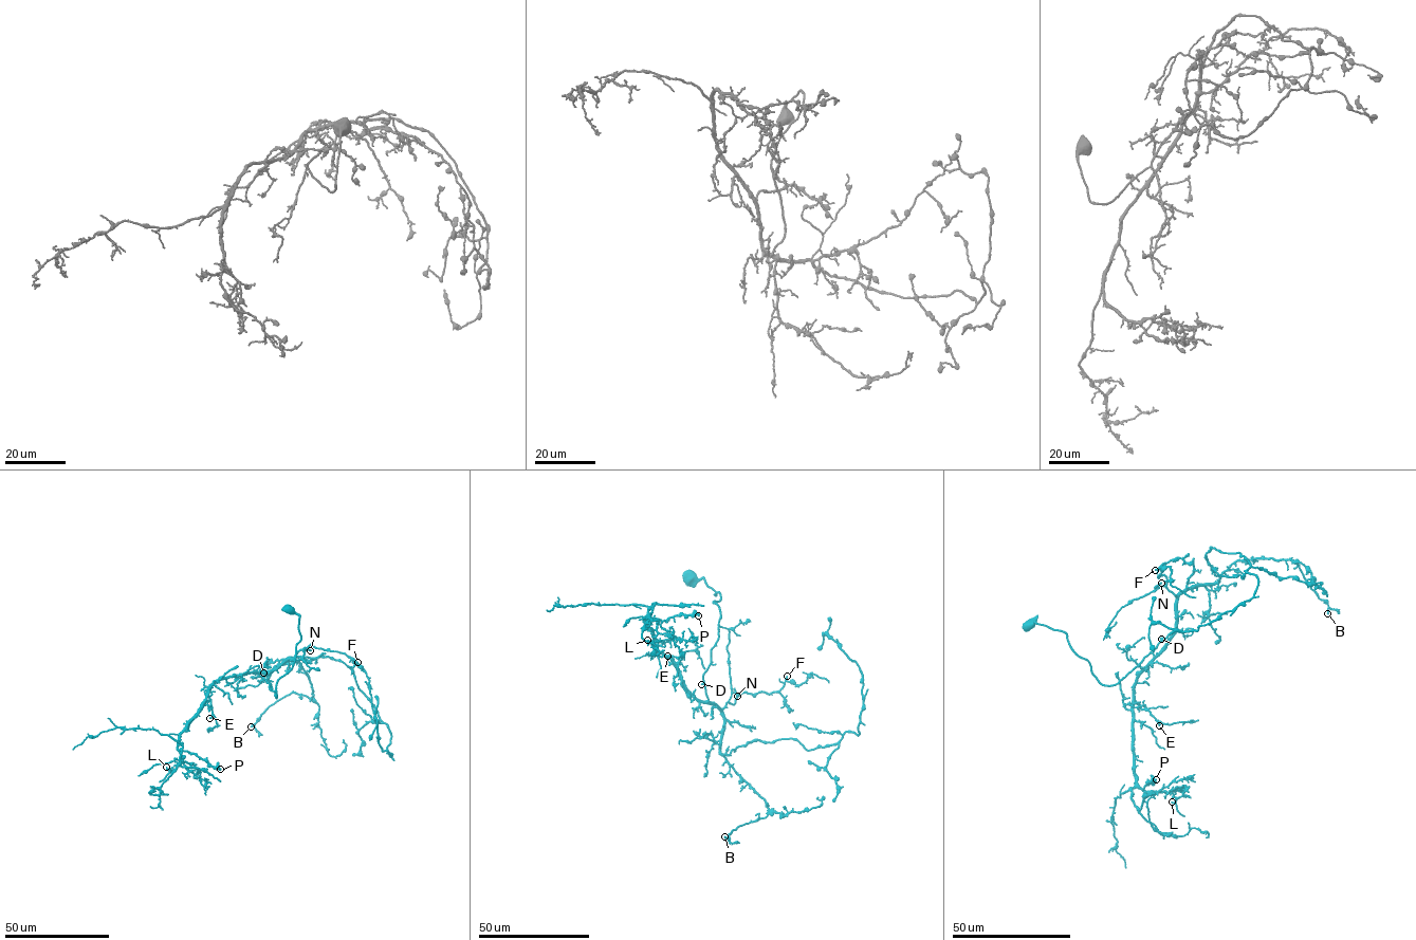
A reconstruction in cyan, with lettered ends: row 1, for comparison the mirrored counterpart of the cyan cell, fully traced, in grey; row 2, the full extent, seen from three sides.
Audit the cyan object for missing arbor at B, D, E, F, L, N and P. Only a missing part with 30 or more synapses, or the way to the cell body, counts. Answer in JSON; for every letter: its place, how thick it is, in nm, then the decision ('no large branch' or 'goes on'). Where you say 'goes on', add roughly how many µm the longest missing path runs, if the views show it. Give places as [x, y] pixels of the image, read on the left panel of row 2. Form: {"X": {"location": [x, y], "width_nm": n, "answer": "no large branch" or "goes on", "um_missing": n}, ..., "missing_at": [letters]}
{"B": {"location": [251, 726], "width_nm": 200, "answer": "no large branch"}, "D": {"location": [263, 673], "width_nm": 150, "answer": "no large branch"}, "E": {"location": [209, 718], "width_nm": 150, "answer": "no large branch"}, "F": {"location": [357, 662], "width_nm": 200, "answer": "no large branch"}, "L": {"location": [166, 767], "width_nm": 150, "answer": "no large branch"}, "N": {"location": [310, 650], "width_nm": 140, "answer": "no large branch"}, "P": {"location": [220, 769], "width_nm": 150, "answer": "no large branch"}, "missing_at": []}

